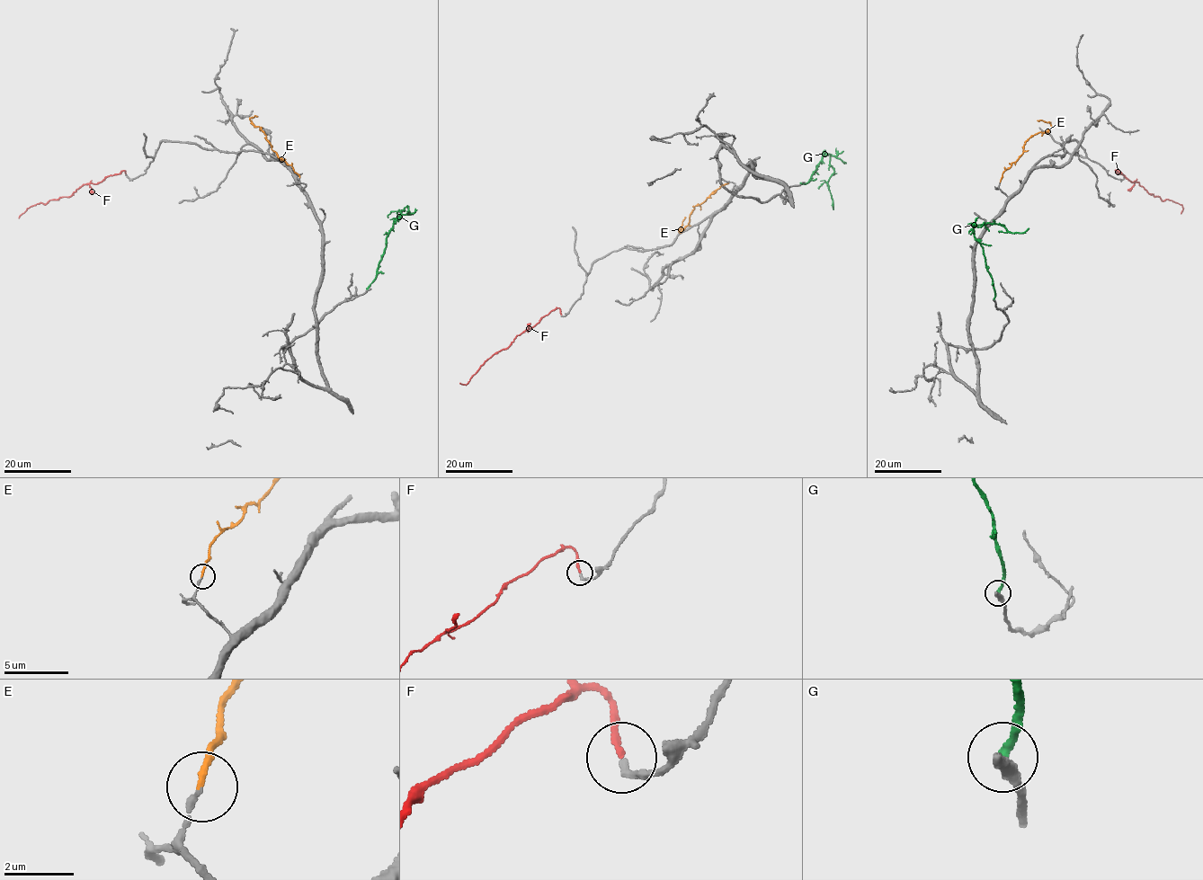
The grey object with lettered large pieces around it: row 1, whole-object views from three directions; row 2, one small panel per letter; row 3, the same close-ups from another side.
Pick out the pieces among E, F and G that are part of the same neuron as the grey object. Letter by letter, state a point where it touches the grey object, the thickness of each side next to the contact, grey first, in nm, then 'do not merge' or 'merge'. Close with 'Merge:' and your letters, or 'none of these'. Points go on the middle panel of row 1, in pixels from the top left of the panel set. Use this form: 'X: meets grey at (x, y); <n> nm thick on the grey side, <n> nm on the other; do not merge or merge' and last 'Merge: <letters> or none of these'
E: meets grey at (728, 183); 180 nm thick on the grey side, 180 nm on the other; do not merge
F: meets grey at (561, 315); 200 nm thick on the grey side, 170 nm on the other; merge
G: meets grey at (801, 182); 480 nm thick on the grey side, 240 nm on the other; do not merge
Merge: F

